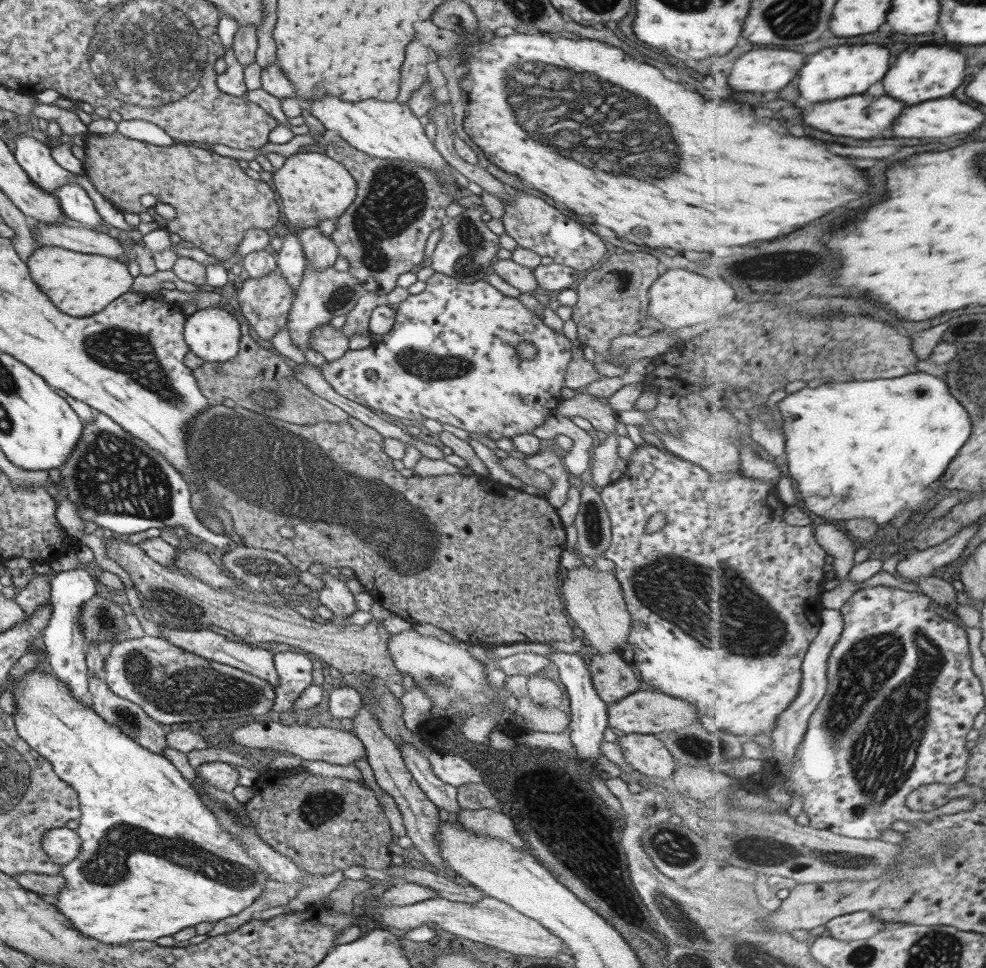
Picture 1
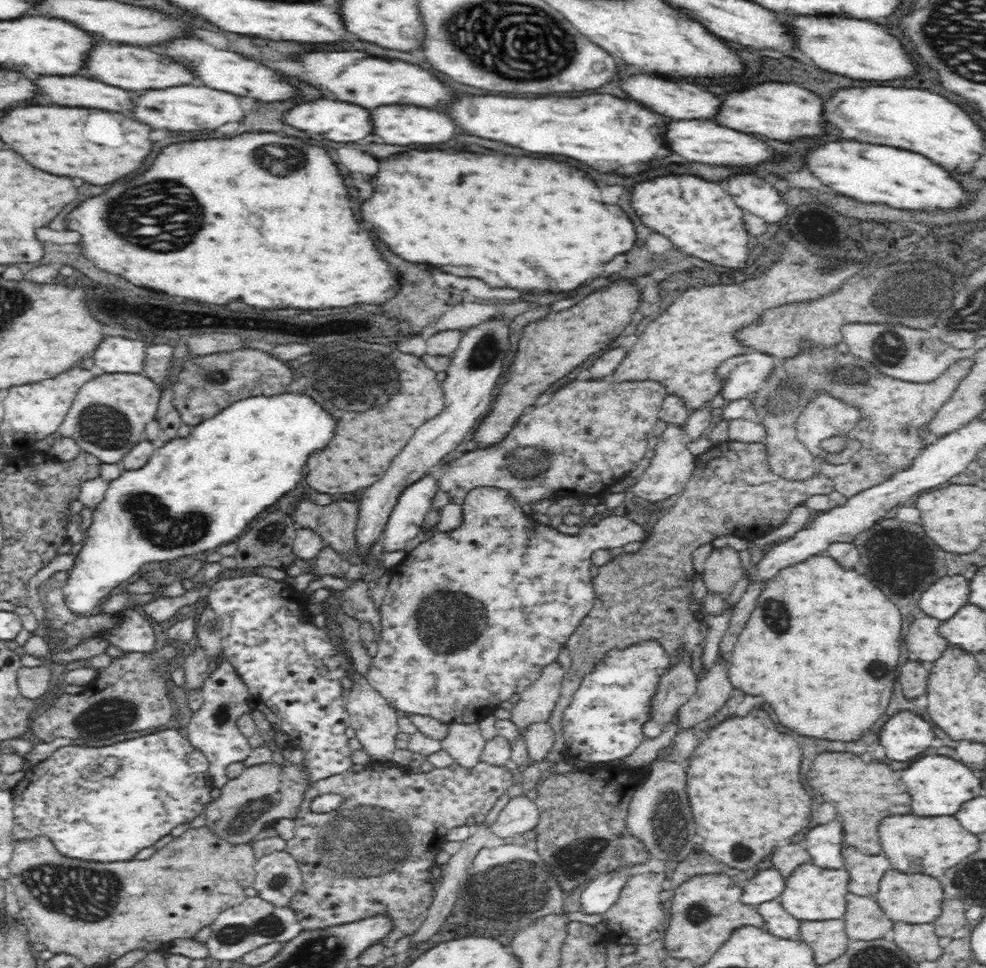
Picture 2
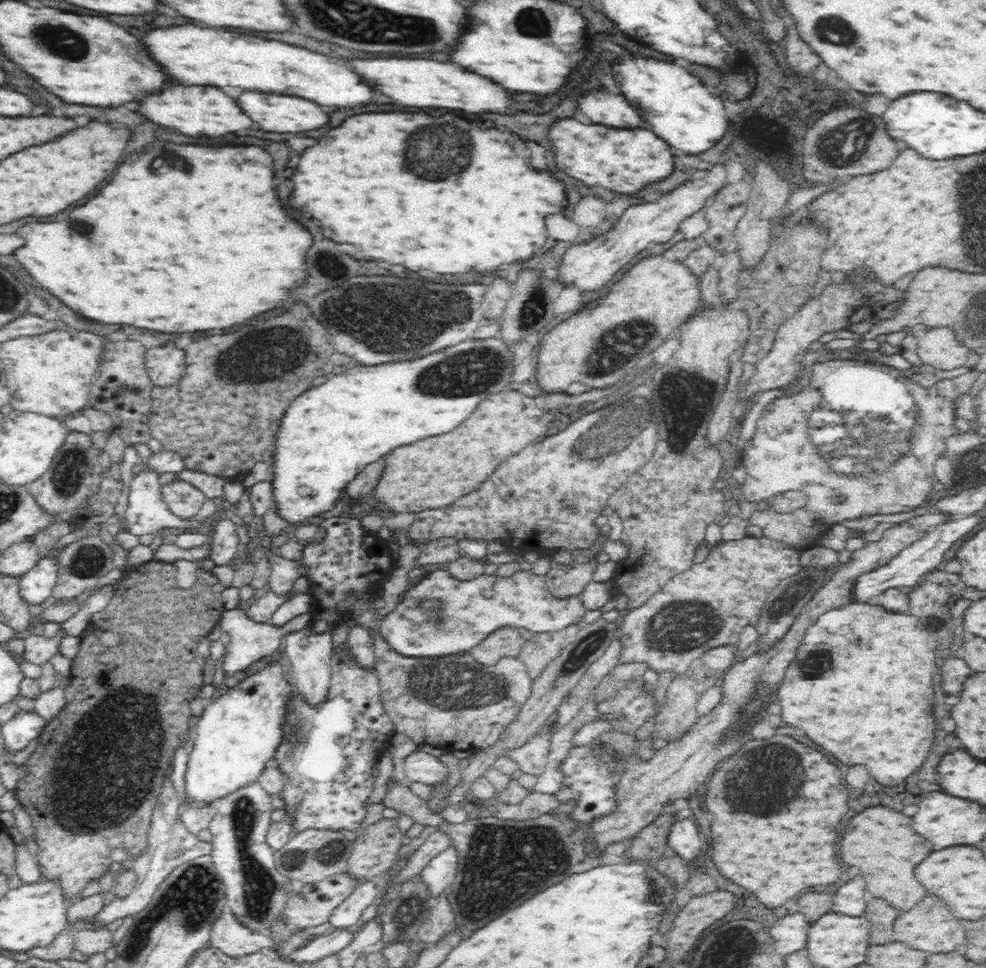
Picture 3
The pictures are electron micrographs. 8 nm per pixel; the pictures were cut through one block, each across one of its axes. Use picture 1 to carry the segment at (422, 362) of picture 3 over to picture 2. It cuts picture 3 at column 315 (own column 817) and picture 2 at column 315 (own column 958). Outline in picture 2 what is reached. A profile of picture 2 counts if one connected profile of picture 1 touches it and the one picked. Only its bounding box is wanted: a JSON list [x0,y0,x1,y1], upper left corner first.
[62,394,338,617]

